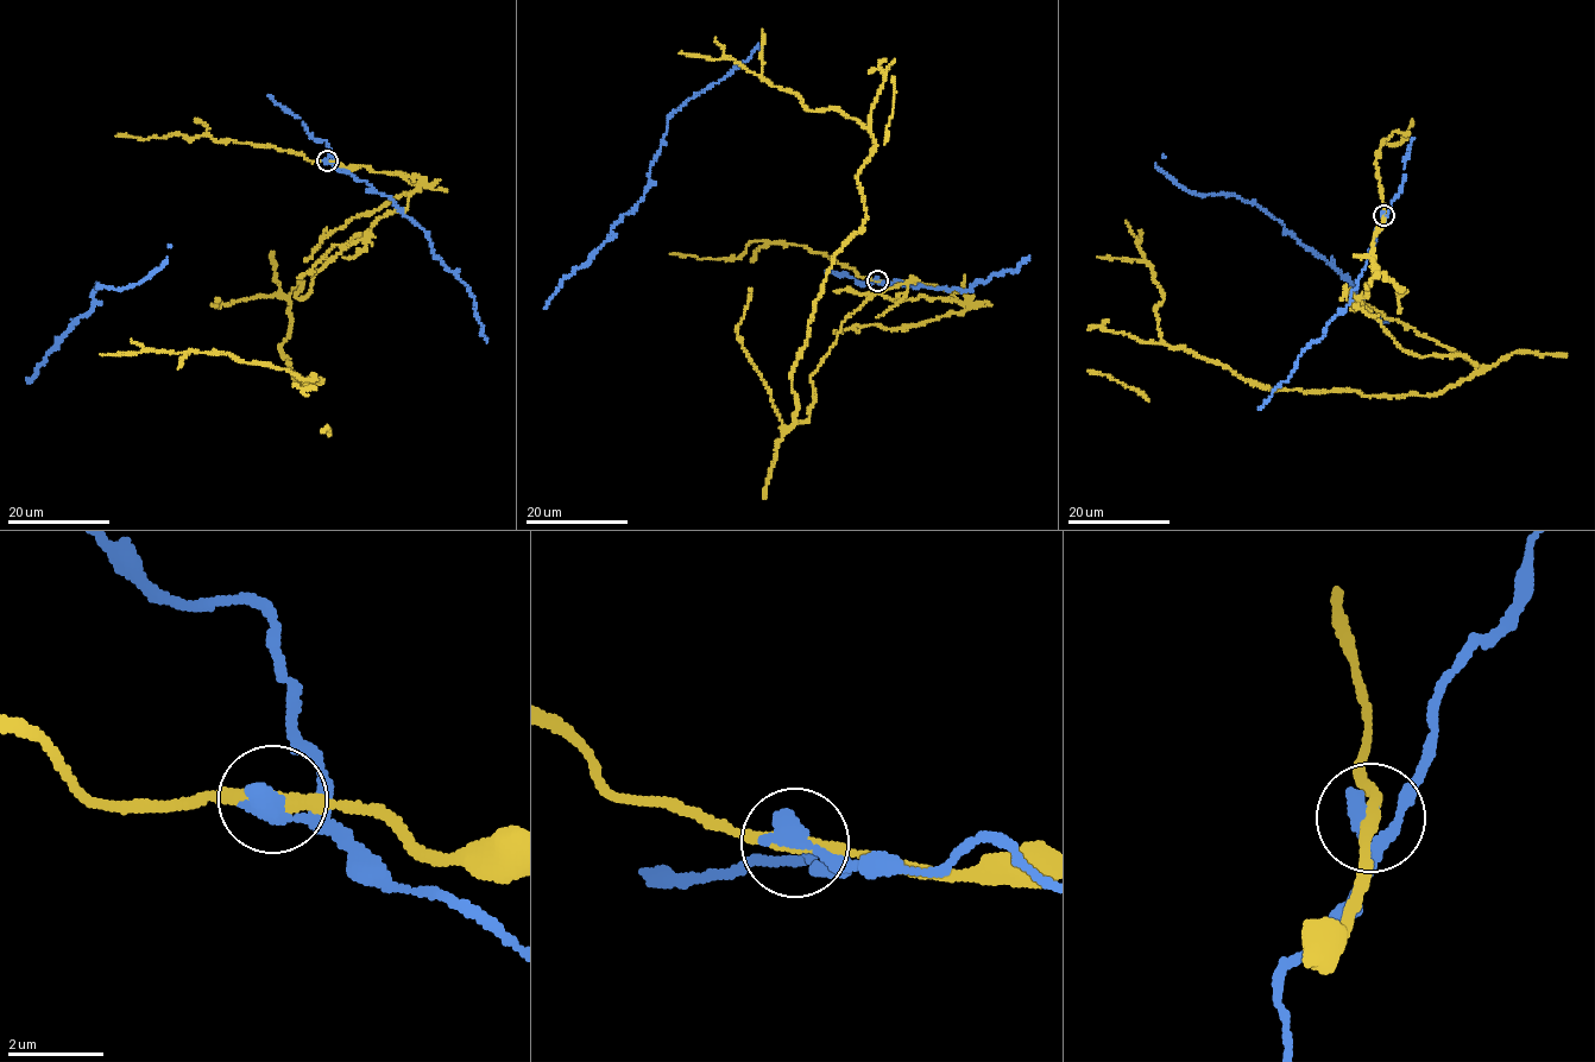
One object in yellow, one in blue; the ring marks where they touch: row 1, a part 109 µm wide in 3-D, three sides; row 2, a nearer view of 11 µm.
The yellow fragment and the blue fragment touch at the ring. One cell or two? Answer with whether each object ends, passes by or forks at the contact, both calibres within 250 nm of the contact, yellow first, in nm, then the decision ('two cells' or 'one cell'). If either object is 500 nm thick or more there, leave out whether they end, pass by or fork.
yellow passes by; blue ends; calibres 320 and 420 nm; two cells

